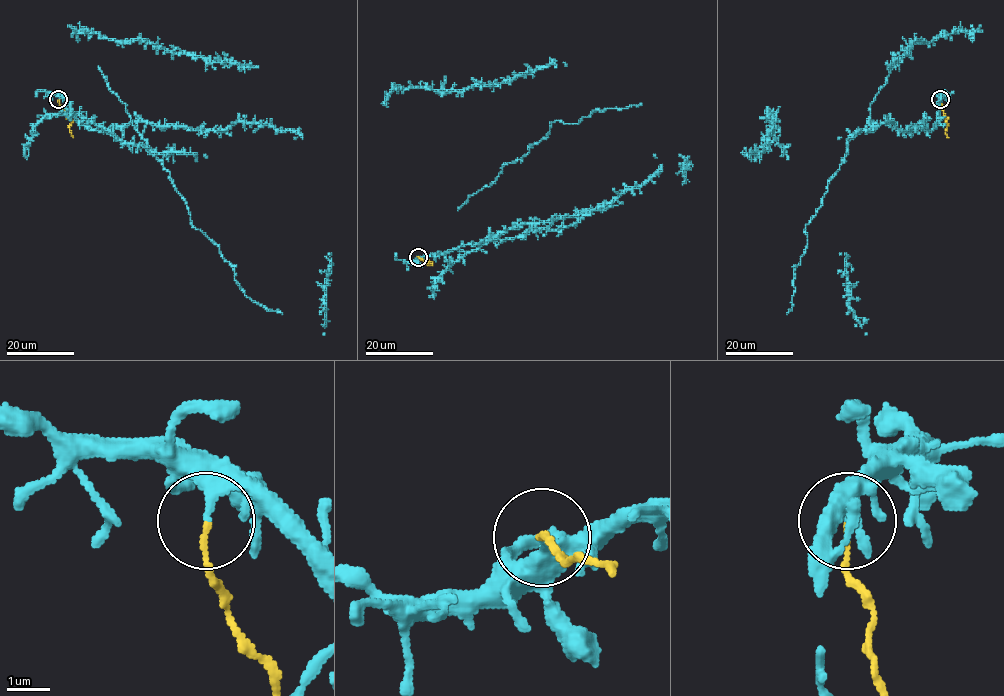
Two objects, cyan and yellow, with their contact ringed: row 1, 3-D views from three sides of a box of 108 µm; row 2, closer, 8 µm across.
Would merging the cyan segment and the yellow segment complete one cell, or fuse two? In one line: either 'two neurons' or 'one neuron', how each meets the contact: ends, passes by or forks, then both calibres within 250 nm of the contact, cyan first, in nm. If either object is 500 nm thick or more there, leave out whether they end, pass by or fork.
two neurons; cyan ends there; yellow ends there; 200 nm thick on the cyan side, 100 nm on the other

